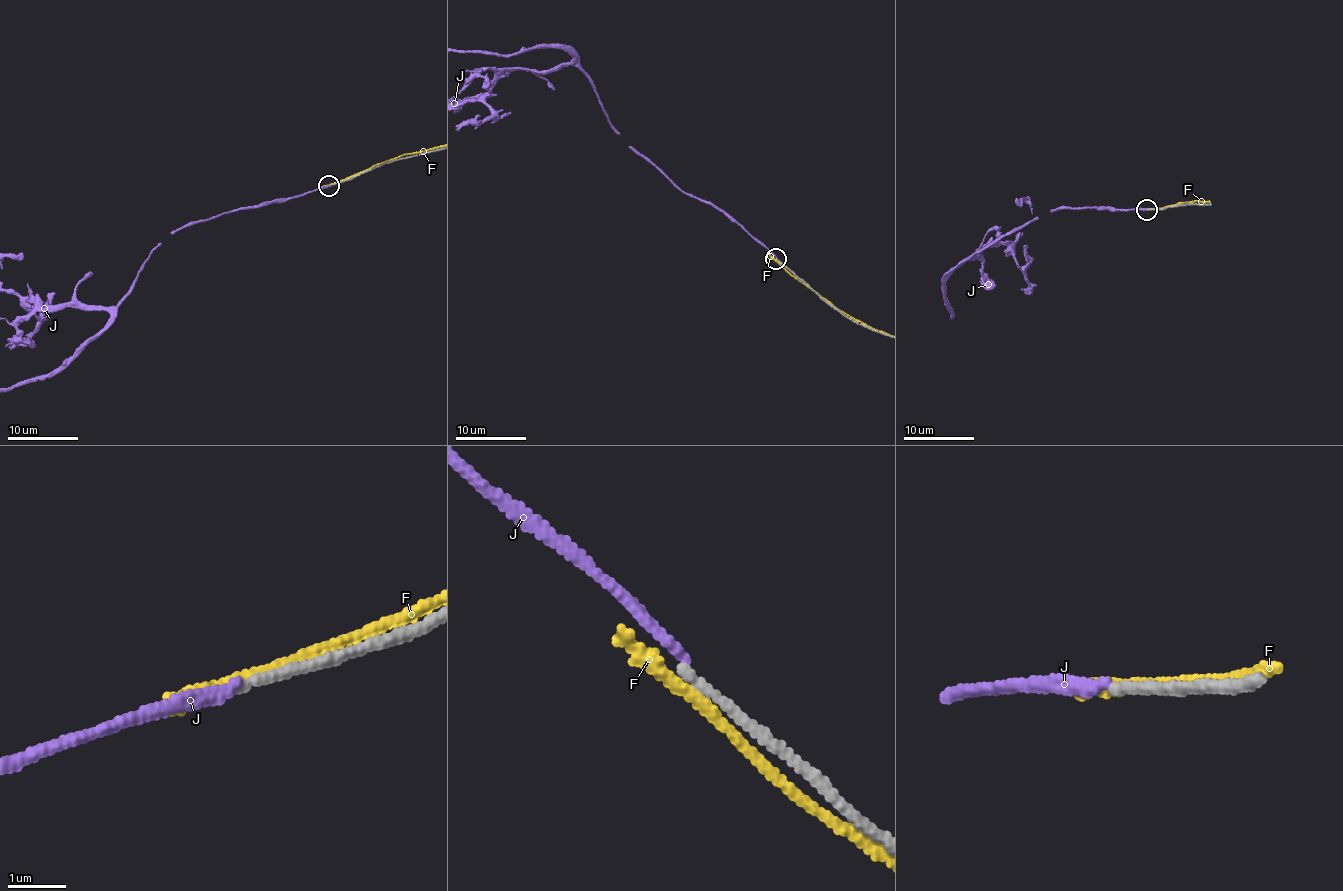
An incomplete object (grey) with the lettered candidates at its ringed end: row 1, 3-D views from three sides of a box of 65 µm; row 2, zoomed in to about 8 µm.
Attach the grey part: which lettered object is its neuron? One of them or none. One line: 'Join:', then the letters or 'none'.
Join: none

